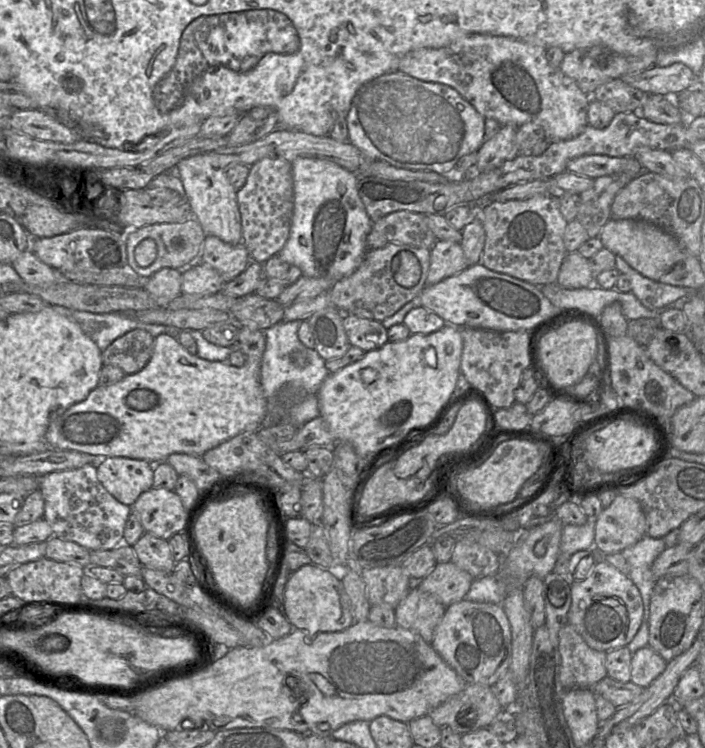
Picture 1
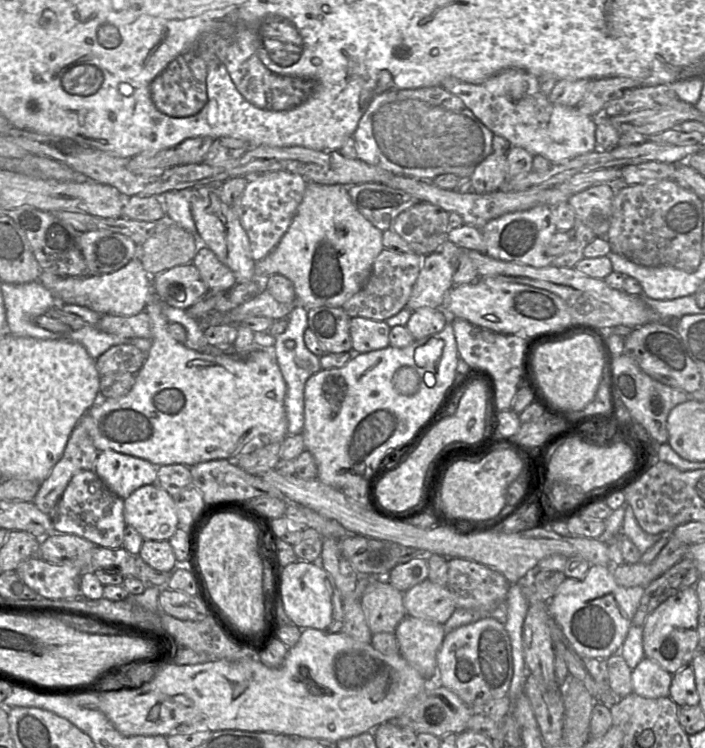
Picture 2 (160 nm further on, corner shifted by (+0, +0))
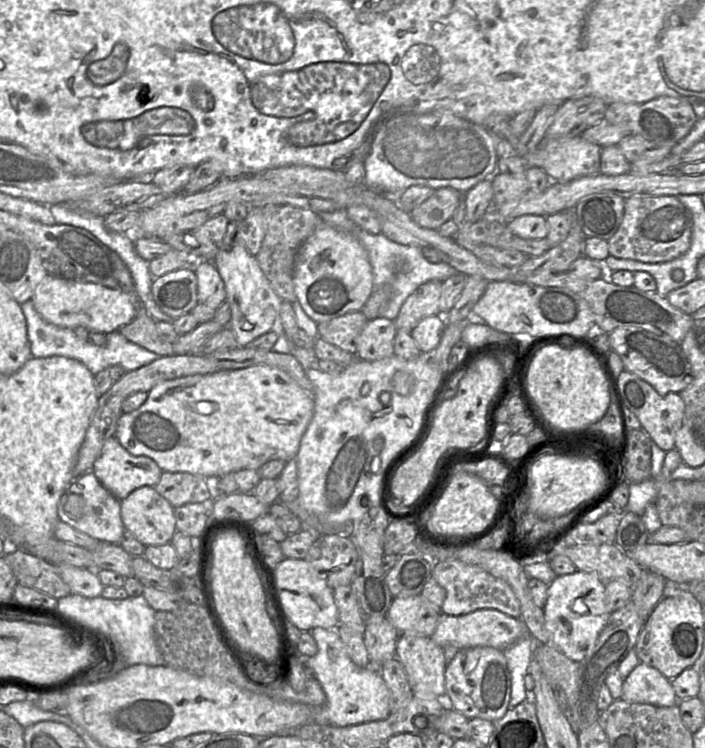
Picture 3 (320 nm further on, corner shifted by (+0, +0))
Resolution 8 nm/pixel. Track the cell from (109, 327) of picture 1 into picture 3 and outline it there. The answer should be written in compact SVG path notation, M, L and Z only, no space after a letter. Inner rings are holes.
M31 299L22 303L20 306L27 323L27 336L32 357L46 358L50 356L63 356L75 359L83 363L93 375L114 365L121 366L125 372L137 370L160 357L156 353L129 341L119 330L106 334L107 343L104 346L96 346L81 341L77 338L73 329L59 327L45 321L35 310Z

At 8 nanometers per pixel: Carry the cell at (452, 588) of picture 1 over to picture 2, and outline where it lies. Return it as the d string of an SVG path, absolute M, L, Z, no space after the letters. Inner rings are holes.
M426 579L403 594L406 615L444 625L456 609L449 589Z

